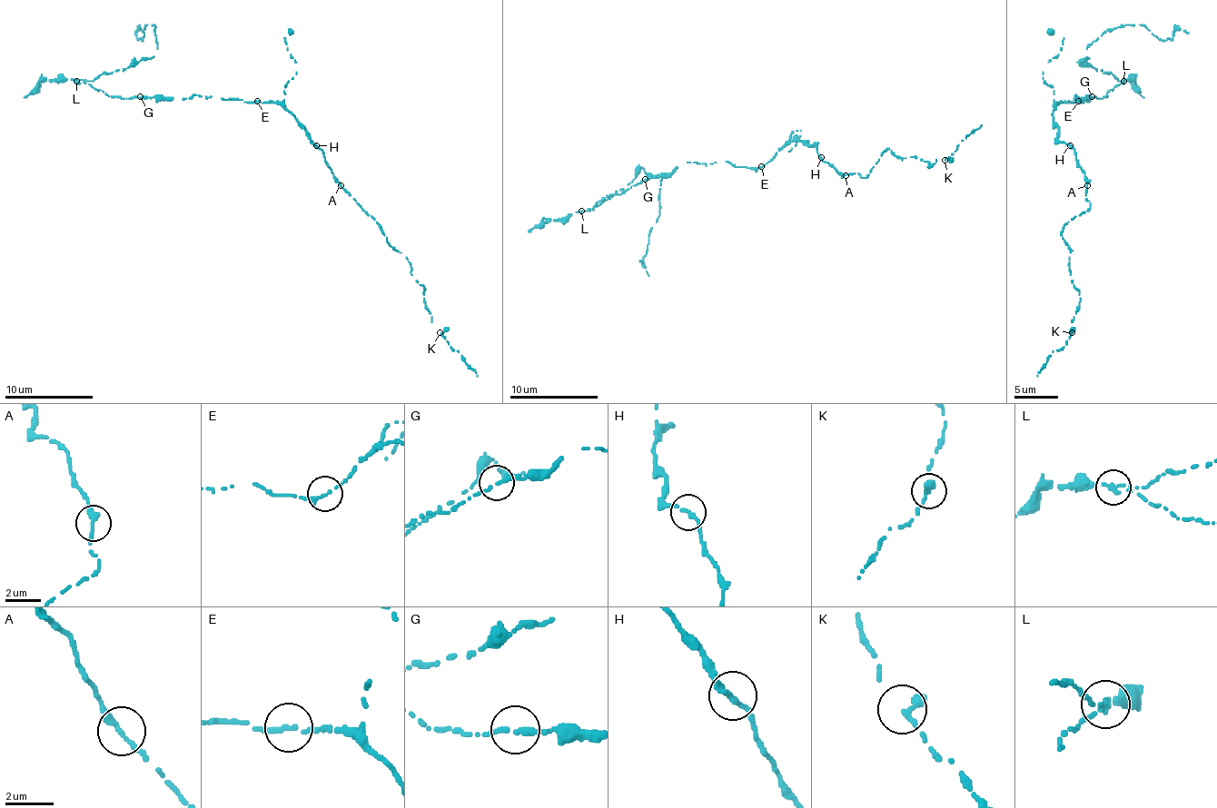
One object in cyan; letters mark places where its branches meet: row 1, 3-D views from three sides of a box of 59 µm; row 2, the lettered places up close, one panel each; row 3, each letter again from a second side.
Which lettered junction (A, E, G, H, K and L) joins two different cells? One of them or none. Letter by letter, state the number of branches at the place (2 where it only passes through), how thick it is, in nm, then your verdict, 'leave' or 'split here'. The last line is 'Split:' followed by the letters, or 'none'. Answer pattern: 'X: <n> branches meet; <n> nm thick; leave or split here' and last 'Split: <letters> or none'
A: 2 branches meet; 260 nm thick; leave
E: 2 branches meet; 240 nm thick; leave
G: 2 branches meet; 240 nm thick; leave
H: 2 branches meet; 200 nm thick; leave
K: 2 branches meet; 190 nm thick; leave
L: 2 branches meet; 190 nm thick; split here
Split: L

